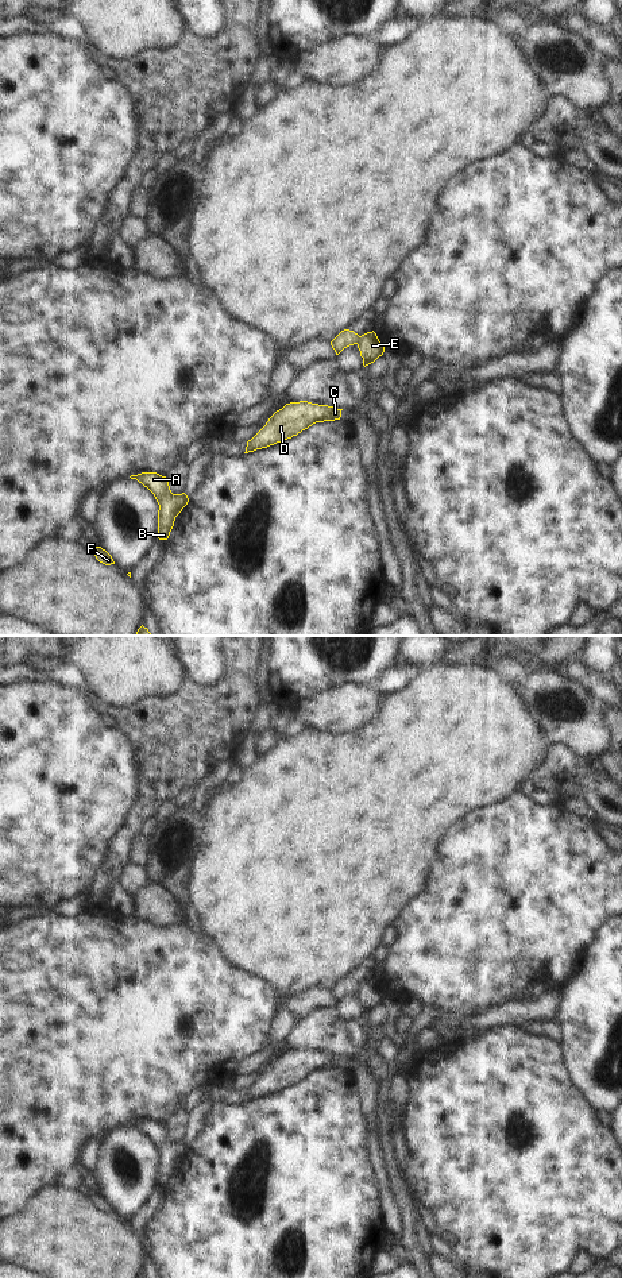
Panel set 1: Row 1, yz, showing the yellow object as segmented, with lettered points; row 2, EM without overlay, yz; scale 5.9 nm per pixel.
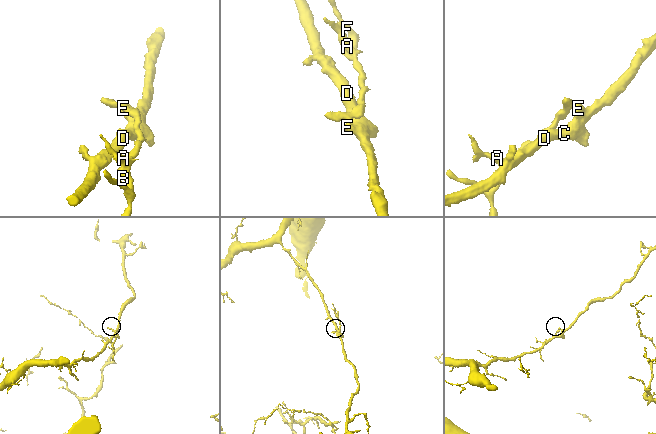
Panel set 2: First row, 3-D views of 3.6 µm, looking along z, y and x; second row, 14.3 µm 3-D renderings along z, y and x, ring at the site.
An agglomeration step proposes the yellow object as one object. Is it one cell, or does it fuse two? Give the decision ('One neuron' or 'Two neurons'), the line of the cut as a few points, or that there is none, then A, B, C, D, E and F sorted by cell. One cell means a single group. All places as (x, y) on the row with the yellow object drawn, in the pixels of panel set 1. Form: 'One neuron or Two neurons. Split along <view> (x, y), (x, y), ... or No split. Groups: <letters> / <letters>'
Two neurons. Split along yz (360, 336), (358, 344). Groups: A B F / C D E

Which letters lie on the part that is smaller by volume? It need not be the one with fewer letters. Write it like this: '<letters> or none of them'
A, B, F

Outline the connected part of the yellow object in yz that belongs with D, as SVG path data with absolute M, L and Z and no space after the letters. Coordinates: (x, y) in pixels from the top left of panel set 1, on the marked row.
M308 401L290 402L277 410L266 425L247 441L246 452L267 448L297 436L316 422L340 420L341 410Z

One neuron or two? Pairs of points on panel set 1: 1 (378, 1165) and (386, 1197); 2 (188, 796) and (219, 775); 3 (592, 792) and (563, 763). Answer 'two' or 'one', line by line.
1: one
2: two
3: one

